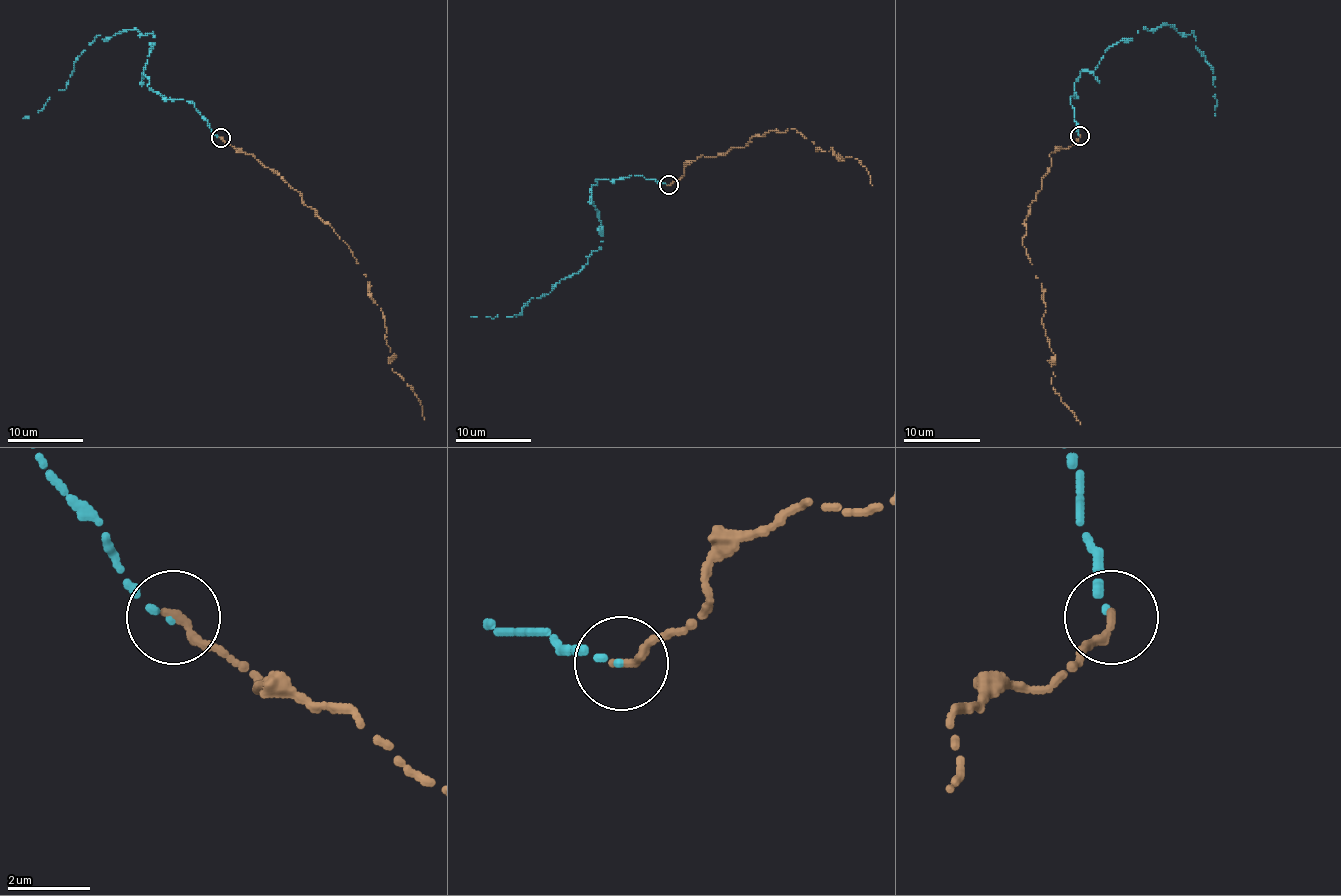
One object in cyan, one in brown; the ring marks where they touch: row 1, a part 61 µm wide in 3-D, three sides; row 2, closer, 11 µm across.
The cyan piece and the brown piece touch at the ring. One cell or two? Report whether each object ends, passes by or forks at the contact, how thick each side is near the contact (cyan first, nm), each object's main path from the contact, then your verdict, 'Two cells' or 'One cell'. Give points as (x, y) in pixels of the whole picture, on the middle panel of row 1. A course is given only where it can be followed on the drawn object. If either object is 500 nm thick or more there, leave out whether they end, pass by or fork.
At the ring cyan ends. At the ring brown ends. Thickness 130 nm (cyan) against 240 nm. Course of cyan: (669, 185), (640, 176), (595, 179), (601, 247), (584, 266), (531, 298), (518, 315), (471, 317). Course of brown: (669, 185), (701, 155), (795, 128), (817, 149), (851, 157), (872, 185). One cell

